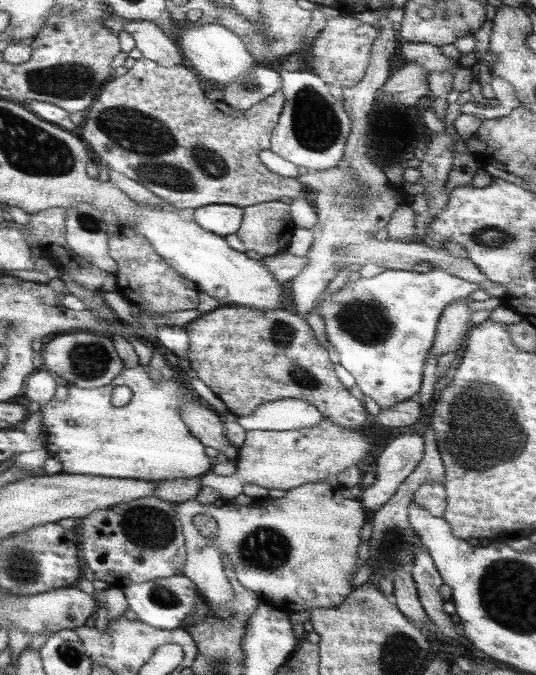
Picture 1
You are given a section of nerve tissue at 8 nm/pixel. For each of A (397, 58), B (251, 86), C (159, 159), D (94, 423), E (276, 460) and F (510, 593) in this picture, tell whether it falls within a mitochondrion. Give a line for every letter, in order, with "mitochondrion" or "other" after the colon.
A: other
B: mitochondrion
C: mitochondrion
D: other
E: other
F: mitochondrion

